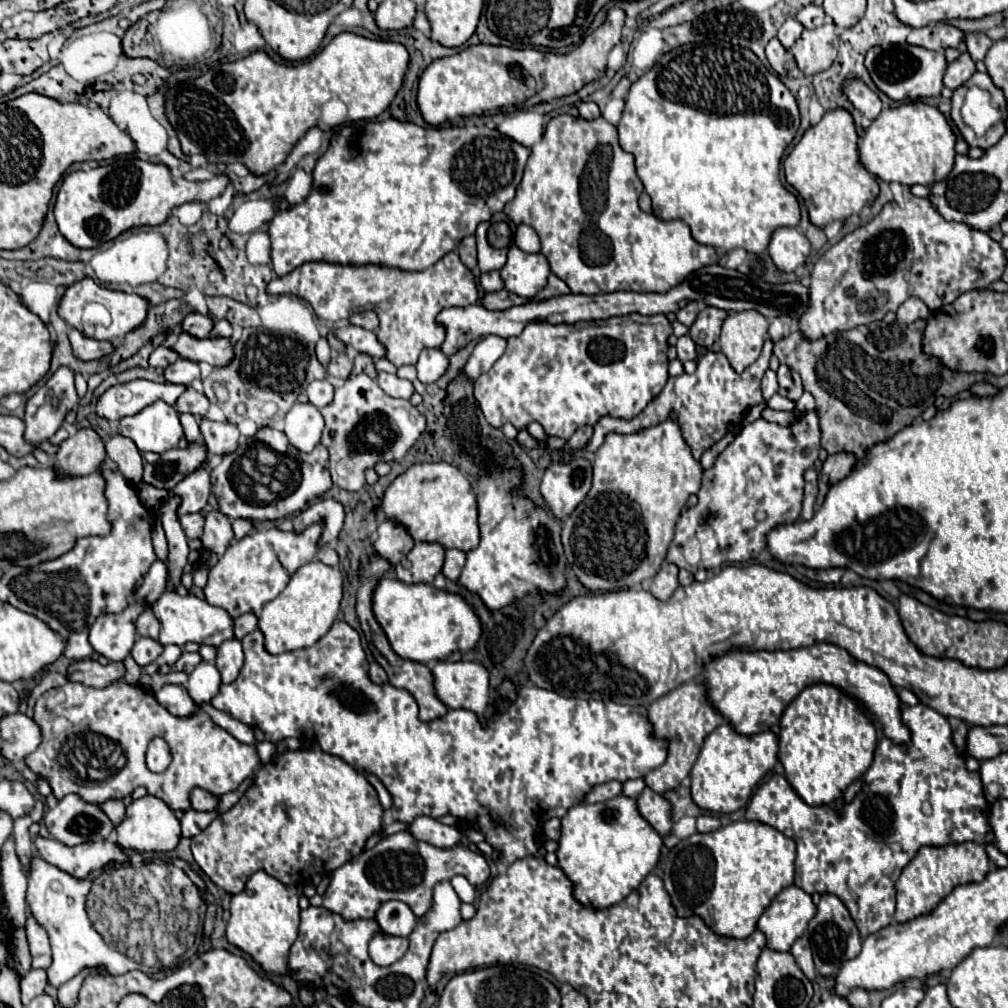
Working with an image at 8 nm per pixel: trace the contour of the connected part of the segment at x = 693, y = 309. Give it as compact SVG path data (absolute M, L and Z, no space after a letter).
M691 301L689 305L685 305L683 309L677 311L677 321L683 323L683 325L687 325L687 327L691 327L693 321L697 319L697 313L699 313L699 305L695 301Z

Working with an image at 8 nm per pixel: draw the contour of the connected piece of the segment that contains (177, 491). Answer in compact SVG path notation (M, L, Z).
M201 465L201 469L193 471L175 489L169 491L169 497L179 497L181 503L177 507L177 517L185 513L199 513L207 507L211 495L211 469L209 465Z

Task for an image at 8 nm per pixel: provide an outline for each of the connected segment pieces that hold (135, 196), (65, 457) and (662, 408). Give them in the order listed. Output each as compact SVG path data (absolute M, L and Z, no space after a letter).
M125 155L113 159L105 167L69 173L59 187L53 212L59 231L71 245L79 249L93 249L131 227L161 225L171 215L173 207L189 201L207 203L219 197L227 185L227 175L215 175L211 181L187 181L183 177L173 177L165 165Z
M79 429L59 445L55 469L63 475L81 477L95 473L107 459L105 443L93 429Z
M765 339L765 345L763 345L763 351L761 351L759 359L755 363L751 363L741 375L733 371L733 367L729 365L729 361L723 353L709 351L707 355L703 355L697 361L697 371L693 375L683 373L679 377L669 377L669 381L663 387L661 395L655 401L651 401L627 425L635 427L637 431L645 429L645 427L653 427L653 425L659 425L659 423L667 421L671 411L675 411L681 433L683 433L683 439L691 447L693 457L699 461L701 455L711 445L715 445L719 439L723 439L723 435L727 435L729 431L733 431L741 423L743 413L747 409L751 409L753 405L759 405L763 401L759 383L761 383L761 377L763 377L765 369L769 369L771 351L773 351L773 341Z

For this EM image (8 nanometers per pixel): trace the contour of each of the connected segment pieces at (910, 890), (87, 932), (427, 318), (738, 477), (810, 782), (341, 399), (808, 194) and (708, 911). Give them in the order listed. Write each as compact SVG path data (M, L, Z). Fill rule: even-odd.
M965 843L965 845L949 845L949 847L921 847L917 855L909 861L903 869L901 877L897 879L897 921L909 921L919 915L931 913L937 903L947 897L957 885L983 881L989 873L989 857L983 845Z
M41 857L31 859L31 873L29 873L29 891L27 891L27 905L33 917L39 925L45 927L51 939L53 949L53 963L47 969L49 983L59 987L73 979L77 973L81 973L87 967L101 967L109 975L123 975L127 971L139 969L143 973L149 973L149 967L143 963L135 963L127 955L121 955L117 949L105 945L103 937L89 925L89 917L85 917L85 893L89 893L89 885L93 883L93 877L97 877L101 869L91 871L85 881L71 877L69 873L57 869L51 863L45 863ZM73 909L77 909L73 917Z
M455 251L447 253L429 269L417 273L375 265L343 267L331 263L305 263L285 277L275 277L267 285L267 293L297 295L313 307L317 317L331 323L335 323L335 319L331 319L333 309L335 313L339 313L339 307L347 311L355 311L359 307L373 309L379 315L379 329L375 333L387 349L387 359L397 367L415 365L421 349L425 347L441 347L445 341L445 327L435 321L439 311L447 307L467 307L477 303L475 277L469 273L469 269L465 269L465 265L461 265L461 259Z
M817 411L801 413L799 419L787 427L781 427L777 423L769 423L765 419L757 419L743 427L735 439L725 447L725 451L715 459L711 469L703 469L701 477L701 489L697 493L699 501L695 507L685 509L677 521L675 537L671 541L667 561L675 563L681 569L689 569L695 573L697 569L715 569L725 563L741 563L755 559L765 549L765 533L781 523L793 523L801 513L801 501L803 501L803 473L811 469L819 455L821 431L819 431L819 417ZM689 537L699 539L701 557L697 565L691 565L683 555L683 545Z
M811 685L803 689L783 711L781 715L781 733L779 733L779 761L785 767L785 777L793 785L793 789L799 793L799 797L807 805L829 805L835 799L839 799L845 789L861 779L867 771L867 767L873 761L873 753L877 747L877 729L871 721L871 717L861 709L861 705L839 691L833 685Z
M365 373L349 377L343 387L335 389L335 399L321 409L325 429L321 443L329 451L329 471L333 483L345 491L359 491L365 485L365 471L379 461L401 461L415 441L425 433L425 415L409 401L389 397L377 381Z
M837 107L827 111L817 125L811 125L783 161L787 183L805 199L811 223L817 227L859 213L863 205L871 203L879 193L875 177L859 161L857 141L859 137L851 113Z
M735 821L725 827L719 827L713 833L695 833L689 839L683 839L677 847L669 851L659 873L665 881L665 889L669 891L673 907L677 909L679 917L689 917L691 913L699 913L717 935L745 939L757 929L757 921L761 913L769 907L769 903L785 887L793 883L795 845L793 839L785 837L781 831L765 823Z

